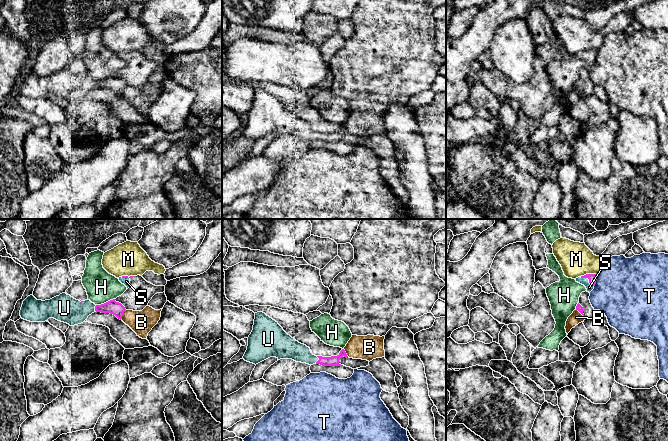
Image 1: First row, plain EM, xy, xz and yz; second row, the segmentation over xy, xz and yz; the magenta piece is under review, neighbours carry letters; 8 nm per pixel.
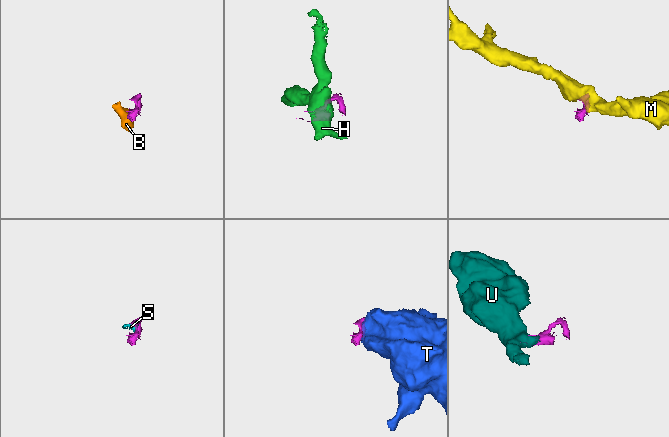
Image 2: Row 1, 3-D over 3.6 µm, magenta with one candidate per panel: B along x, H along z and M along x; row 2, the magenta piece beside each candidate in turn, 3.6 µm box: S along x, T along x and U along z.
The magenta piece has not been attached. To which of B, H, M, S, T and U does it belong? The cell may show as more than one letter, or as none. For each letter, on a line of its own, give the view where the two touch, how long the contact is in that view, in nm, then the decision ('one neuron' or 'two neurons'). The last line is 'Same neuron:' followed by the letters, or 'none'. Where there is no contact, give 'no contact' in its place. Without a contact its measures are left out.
B: contact in xy; length 100 nm; two neurons
H: contact in xy; length 160 nm; two neurons
M: contact in yz; length 140 nm; two neurons
S: contact in yz; length 130 nm; one neuron
T: contact in yz; length 100 nm; two neurons
U: contact in xz; length 70 nm; one neuron
Same neuron: S, U

